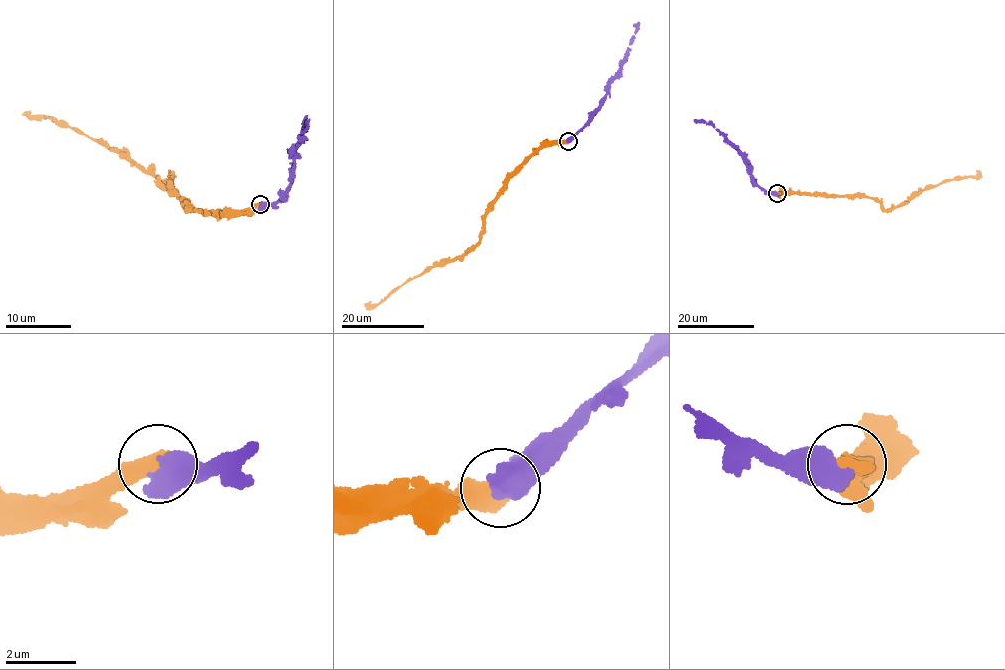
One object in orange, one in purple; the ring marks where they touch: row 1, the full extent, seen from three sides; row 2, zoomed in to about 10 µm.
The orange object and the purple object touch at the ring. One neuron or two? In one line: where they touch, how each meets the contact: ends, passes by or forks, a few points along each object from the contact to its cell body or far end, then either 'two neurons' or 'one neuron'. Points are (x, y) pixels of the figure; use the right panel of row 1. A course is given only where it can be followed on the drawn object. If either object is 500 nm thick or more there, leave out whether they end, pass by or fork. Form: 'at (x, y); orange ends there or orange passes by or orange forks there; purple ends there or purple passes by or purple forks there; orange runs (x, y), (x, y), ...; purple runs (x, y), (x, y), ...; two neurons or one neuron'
at (777, 193); orange runs (777, 193), (784, 189), (805, 195), (873, 198), (885, 210), (920, 190), (959, 176), (976, 177), (979, 171); purple runs (777, 193), (763, 189), (753, 180), (744, 155), (725, 135), (709, 123), (693, 119); two neurons

